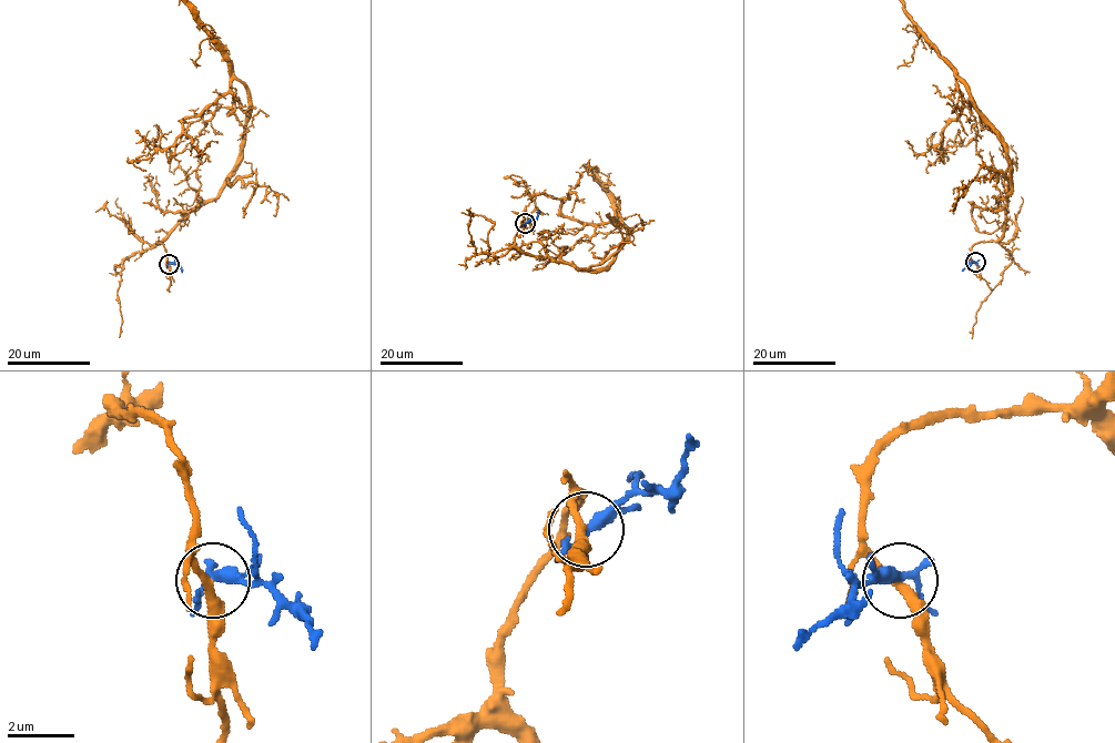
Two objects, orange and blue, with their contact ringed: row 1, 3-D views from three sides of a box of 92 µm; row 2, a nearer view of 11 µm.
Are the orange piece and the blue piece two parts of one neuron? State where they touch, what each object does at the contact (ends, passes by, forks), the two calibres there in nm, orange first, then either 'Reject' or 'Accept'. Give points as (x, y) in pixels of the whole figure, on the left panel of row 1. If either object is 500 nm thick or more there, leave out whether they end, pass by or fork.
Place: (169, 264). At the ring orange passes by. At the ring blue passes by. Thickness 240 nm (orange) against 300 nm. Reject

